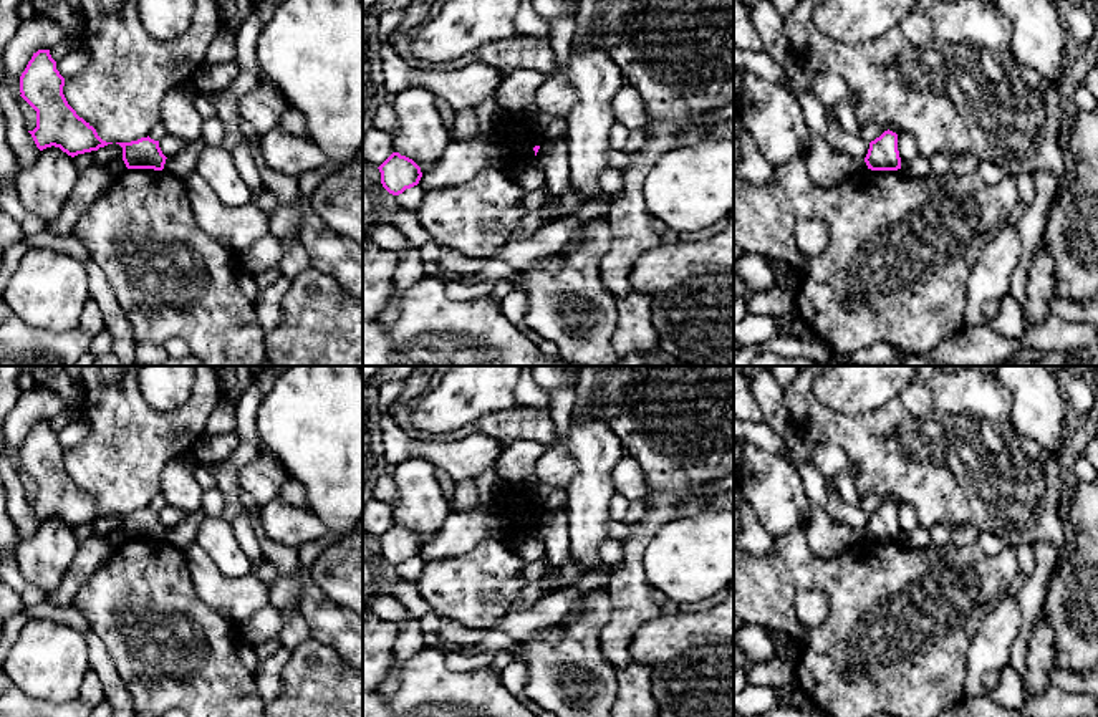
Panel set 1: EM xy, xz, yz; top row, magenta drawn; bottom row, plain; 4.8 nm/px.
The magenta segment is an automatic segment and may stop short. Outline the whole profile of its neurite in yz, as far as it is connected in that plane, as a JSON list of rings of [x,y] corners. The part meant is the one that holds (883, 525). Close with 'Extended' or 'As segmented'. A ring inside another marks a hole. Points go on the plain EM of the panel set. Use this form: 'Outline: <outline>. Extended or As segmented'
Outline: [[[888,500],[879,508],[871,512],[864,533],[871,541],[901,540],[901,528],[898,522],[898,505]]]. As segmented

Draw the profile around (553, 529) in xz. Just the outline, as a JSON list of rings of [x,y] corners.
[[[565,510],[545,512],[532,532],[545,545],[547,563],[563,568],[573,561],[570,551],[570,522]]]

